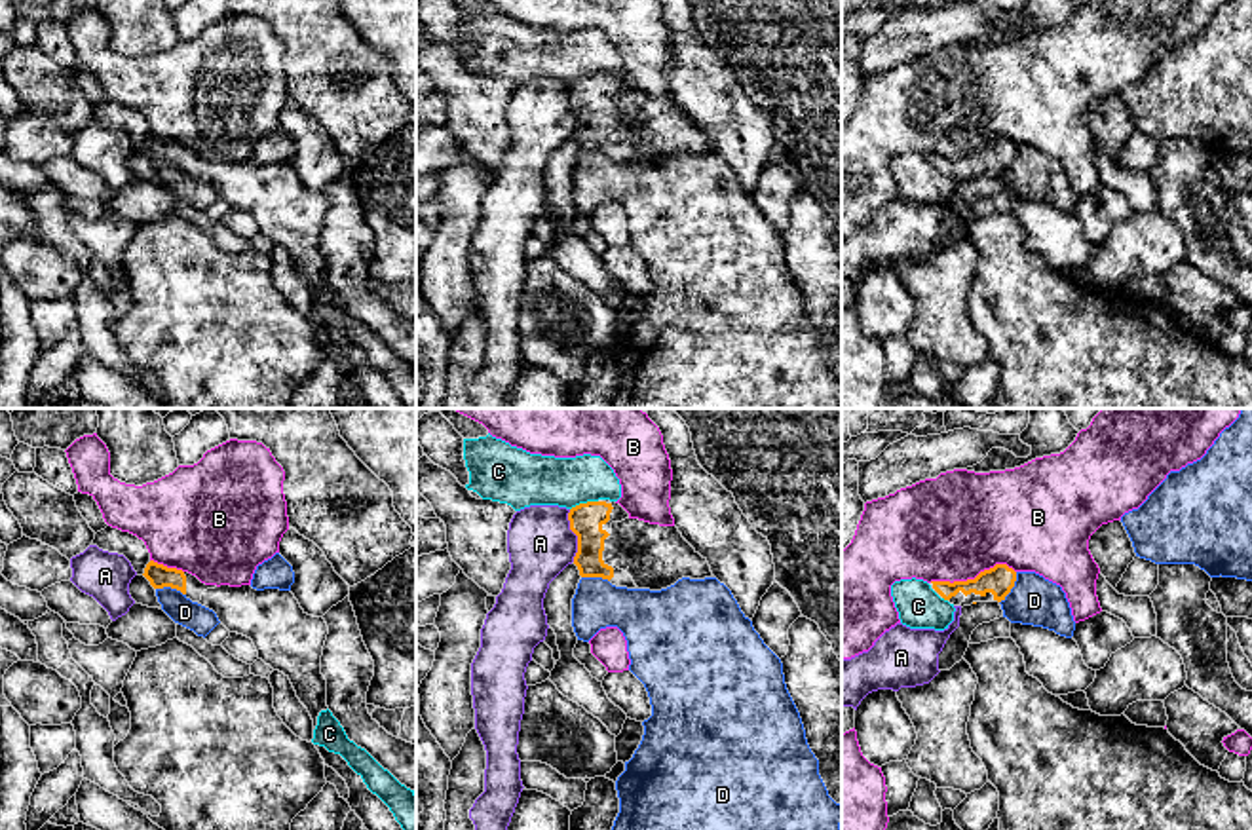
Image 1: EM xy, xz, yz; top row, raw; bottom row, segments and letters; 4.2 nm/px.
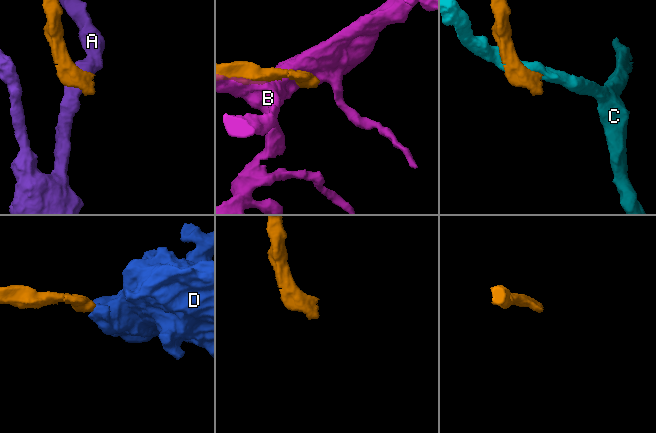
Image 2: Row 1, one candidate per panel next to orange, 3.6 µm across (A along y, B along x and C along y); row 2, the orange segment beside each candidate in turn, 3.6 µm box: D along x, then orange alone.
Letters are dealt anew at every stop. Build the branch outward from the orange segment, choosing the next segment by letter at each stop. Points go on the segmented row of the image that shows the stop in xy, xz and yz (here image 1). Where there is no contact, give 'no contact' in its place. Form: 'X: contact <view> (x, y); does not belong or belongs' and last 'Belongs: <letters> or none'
A: contact xz (576, 534); does not belong
B: contact yz (971, 580); does not belong
C: contact xz (584, 504); does not belong
D: contact yz (1013, 585); does not belong
Belongs: none

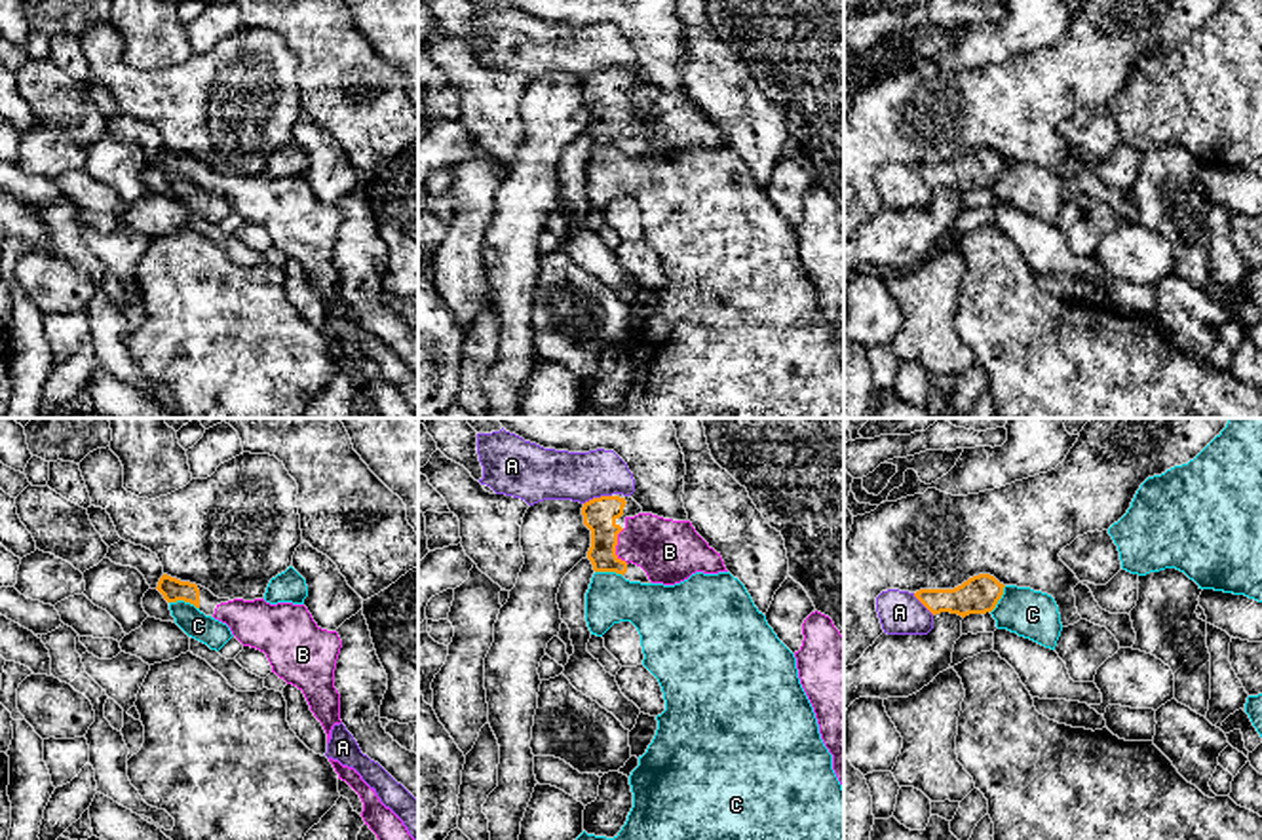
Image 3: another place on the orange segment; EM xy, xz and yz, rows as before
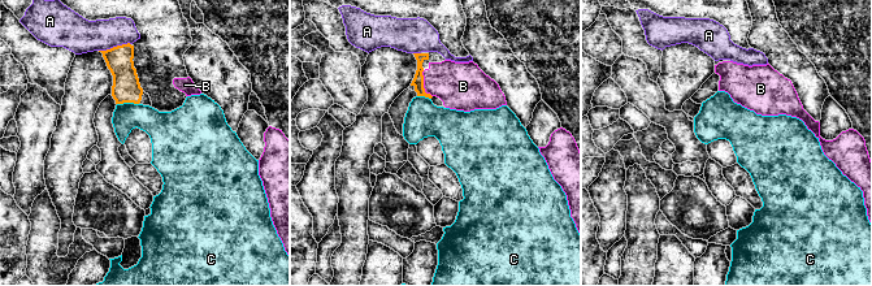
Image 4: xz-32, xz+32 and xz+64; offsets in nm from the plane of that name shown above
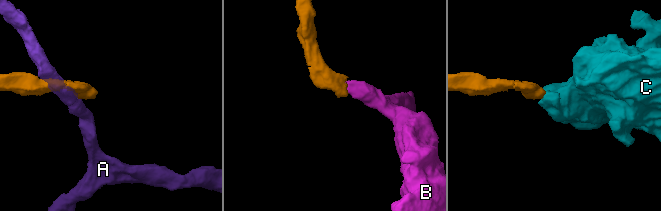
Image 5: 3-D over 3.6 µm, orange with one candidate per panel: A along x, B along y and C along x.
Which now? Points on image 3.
A: contact xz (597, 498); does not belong
B: contact xz (614, 548); belongs
C: contact xy (185, 601); does not belong
Belongs: B

